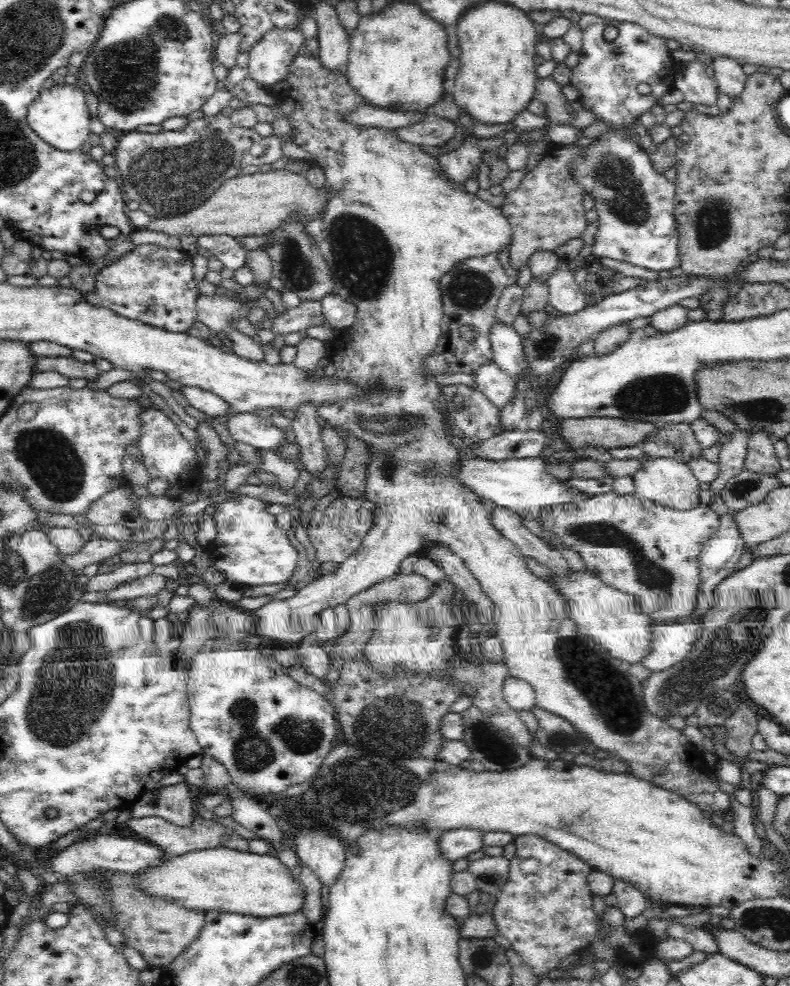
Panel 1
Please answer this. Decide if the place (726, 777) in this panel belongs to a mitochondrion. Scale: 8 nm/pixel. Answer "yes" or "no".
no

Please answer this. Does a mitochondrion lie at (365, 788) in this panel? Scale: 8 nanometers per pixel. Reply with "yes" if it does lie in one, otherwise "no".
yes

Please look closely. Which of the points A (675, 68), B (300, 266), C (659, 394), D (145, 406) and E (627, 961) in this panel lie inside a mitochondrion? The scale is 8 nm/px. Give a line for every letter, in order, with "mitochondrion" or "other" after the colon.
A: other
B: mitochondrion
C: mitochondrion
D: other
E: other

